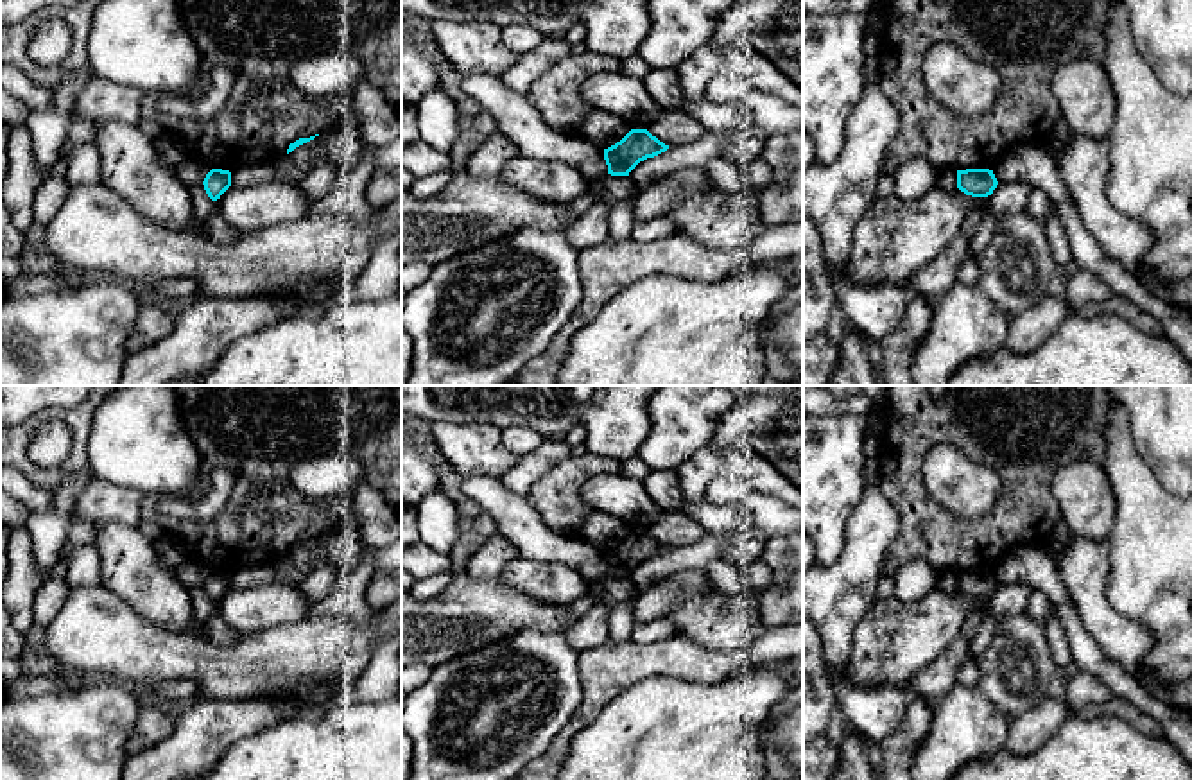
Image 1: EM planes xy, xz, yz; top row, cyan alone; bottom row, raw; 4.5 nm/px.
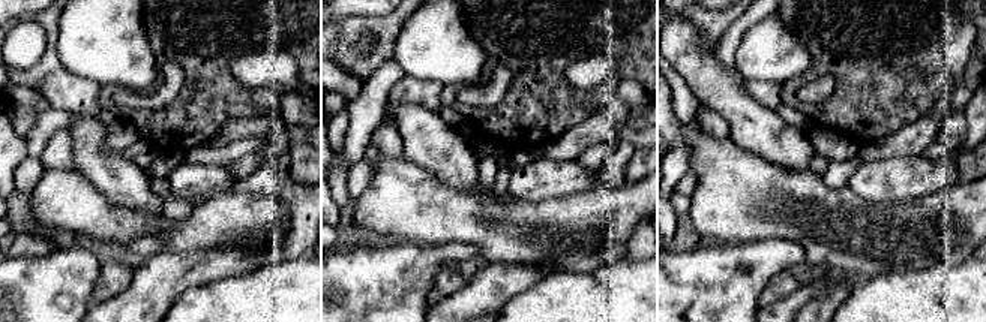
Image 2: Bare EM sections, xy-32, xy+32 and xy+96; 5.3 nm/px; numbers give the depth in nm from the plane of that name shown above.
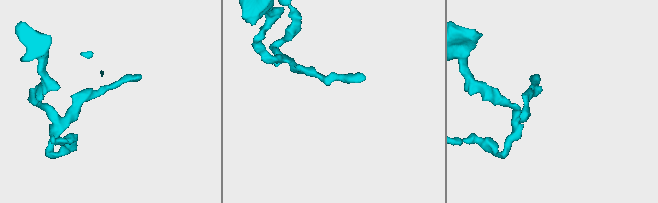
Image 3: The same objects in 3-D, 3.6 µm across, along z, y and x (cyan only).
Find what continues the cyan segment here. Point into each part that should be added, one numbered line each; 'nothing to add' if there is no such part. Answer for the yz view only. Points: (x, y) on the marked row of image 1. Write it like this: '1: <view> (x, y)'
nothing to add

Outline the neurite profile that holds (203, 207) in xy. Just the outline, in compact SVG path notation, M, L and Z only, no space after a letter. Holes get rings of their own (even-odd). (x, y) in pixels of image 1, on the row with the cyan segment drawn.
M203 183L190 188L190 199L192 199L194 215L201 222L204 222L217 206L215 201L208 197Z

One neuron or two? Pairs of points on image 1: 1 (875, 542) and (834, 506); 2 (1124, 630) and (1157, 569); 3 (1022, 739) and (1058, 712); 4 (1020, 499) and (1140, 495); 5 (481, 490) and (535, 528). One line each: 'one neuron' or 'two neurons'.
1: two neurons
2: two neurons
3: one neuron
4: two neurons
5: one neuron

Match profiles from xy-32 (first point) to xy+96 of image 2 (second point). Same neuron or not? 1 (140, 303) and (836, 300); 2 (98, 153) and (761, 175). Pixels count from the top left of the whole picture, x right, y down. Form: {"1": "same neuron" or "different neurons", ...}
{"1": "different neurons", "2": "different neurons"}

